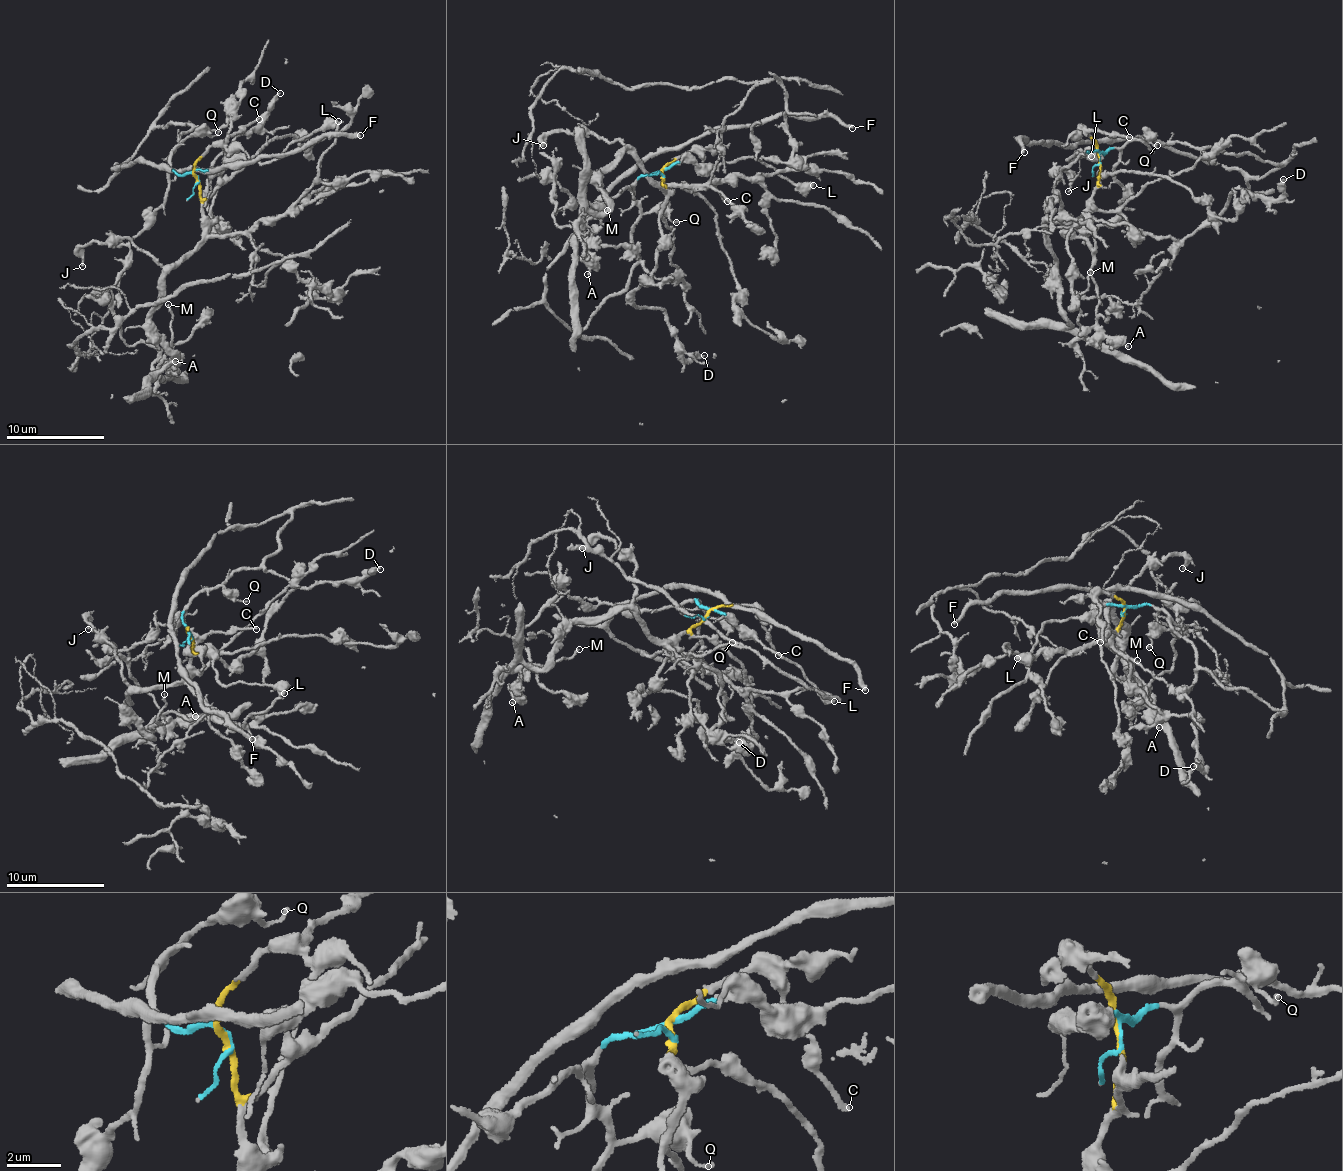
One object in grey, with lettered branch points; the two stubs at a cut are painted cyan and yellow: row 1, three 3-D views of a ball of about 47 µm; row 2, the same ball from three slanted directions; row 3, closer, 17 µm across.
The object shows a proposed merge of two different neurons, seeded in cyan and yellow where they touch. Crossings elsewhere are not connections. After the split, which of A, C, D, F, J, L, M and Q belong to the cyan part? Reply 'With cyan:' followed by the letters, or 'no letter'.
With cyan: F, L, Q

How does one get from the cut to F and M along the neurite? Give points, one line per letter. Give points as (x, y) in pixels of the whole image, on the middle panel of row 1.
F: (661, 174), (633, 187), (629, 282), (575, 330), (547, 306), (547, 266), (642, 163), (779, 116), (853, 128)
M: (661, 174), (659, 187), (623, 149), (596, 176), (608, 207), (595, 218), (607, 210)

